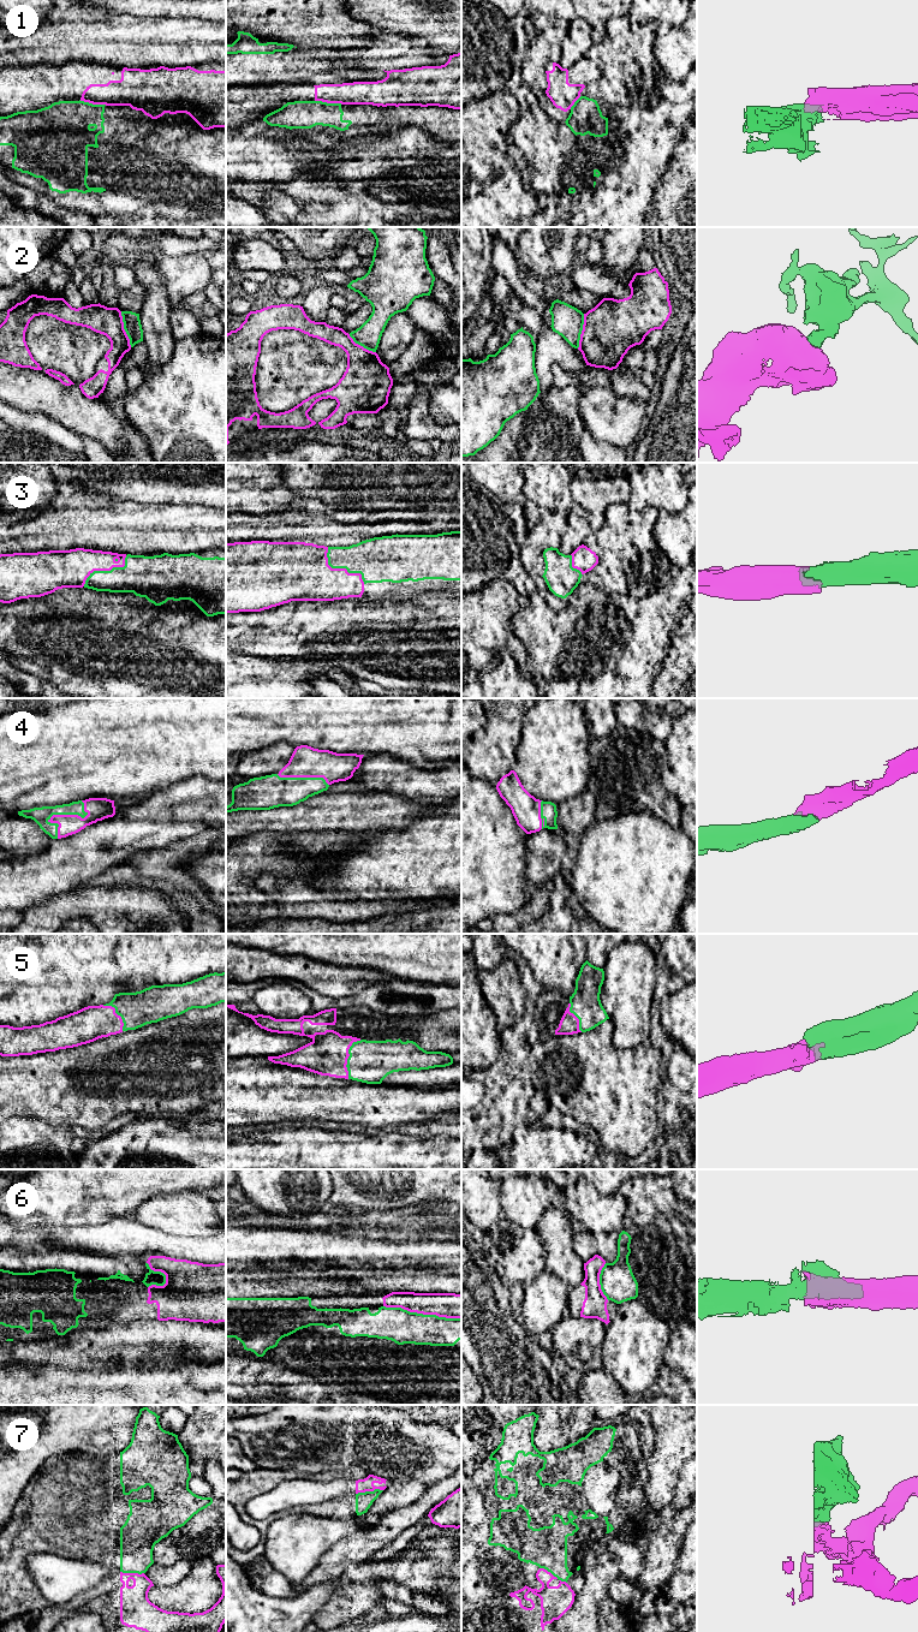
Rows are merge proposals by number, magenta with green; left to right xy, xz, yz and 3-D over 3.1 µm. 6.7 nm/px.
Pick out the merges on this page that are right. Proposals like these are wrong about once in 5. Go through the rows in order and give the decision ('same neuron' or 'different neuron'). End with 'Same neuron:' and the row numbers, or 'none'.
1: different neuron
2: different neuron
3: same neuron
4: same neuron
5: same neuron
6: same neuron
7: different neuron
Same neuron: 3, 4, 5, 6

